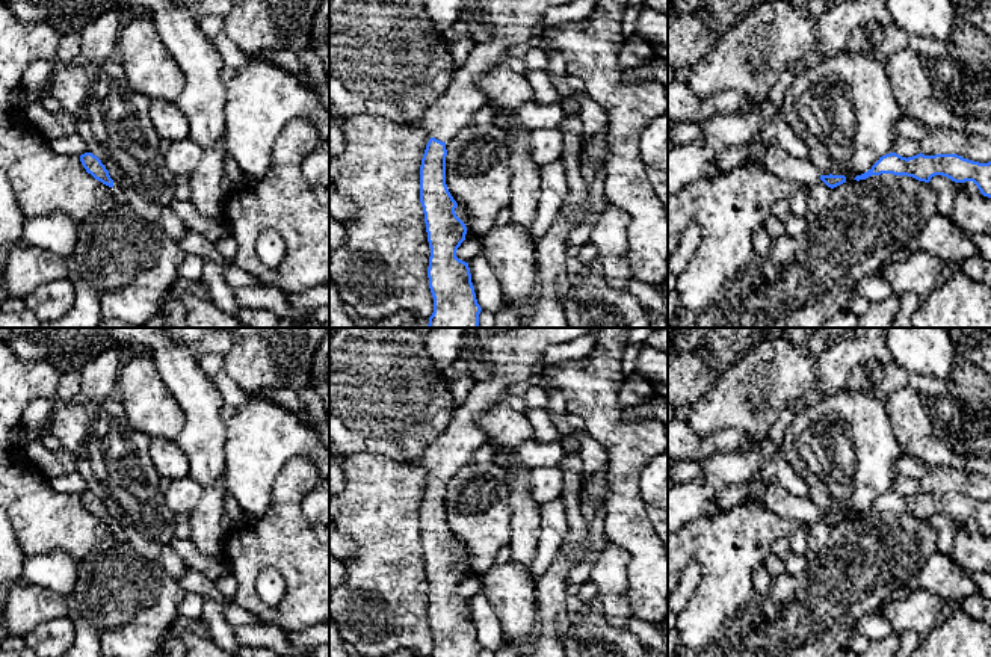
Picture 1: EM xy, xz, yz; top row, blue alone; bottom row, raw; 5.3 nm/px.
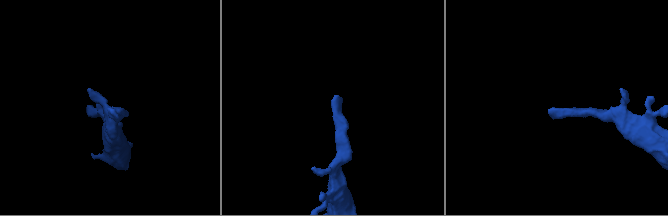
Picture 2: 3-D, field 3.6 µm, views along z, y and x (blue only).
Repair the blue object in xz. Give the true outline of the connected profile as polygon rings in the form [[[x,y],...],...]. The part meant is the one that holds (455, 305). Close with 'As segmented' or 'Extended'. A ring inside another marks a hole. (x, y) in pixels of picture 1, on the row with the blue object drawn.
[[[485,0],[492,41],[474,45],[450,88],[411,125],[431,137],[420,166],[420,202],[431,248],[428,278],[434,298],[428,328],[479,328],[482,311],[468,263],[456,257],[467,227],[456,216],[458,204],[446,184],[446,143],[471,125],[474,115],[489,103],[477,86],[480,76],[502,63],[511,47],[529,42],[550,8],[573,2]]]. Extended

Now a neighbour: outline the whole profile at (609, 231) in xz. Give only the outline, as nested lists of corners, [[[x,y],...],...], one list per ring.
[[[607,205],[592,224],[589,243],[598,249],[598,261],[613,290],[627,293],[631,269],[628,261],[627,228],[631,217],[627,211]]]

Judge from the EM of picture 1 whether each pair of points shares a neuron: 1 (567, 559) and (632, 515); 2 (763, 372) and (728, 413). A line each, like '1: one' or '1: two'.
1: two
2: one

